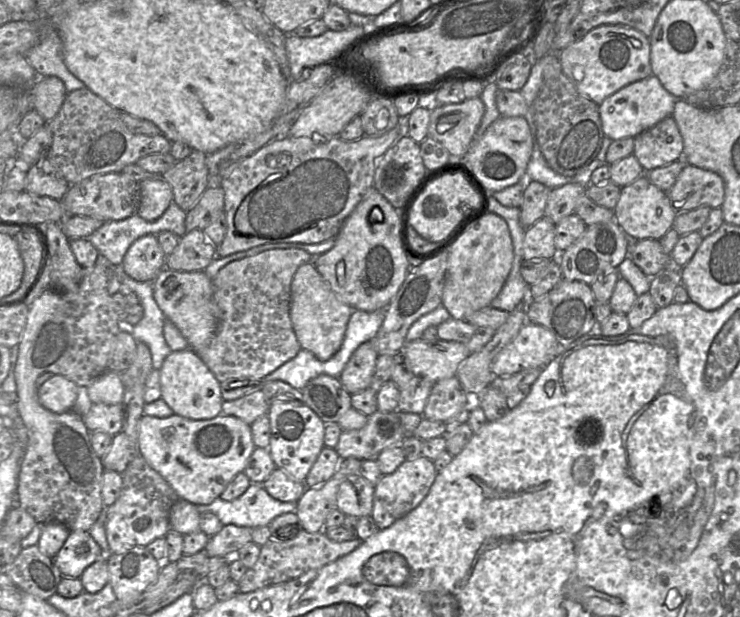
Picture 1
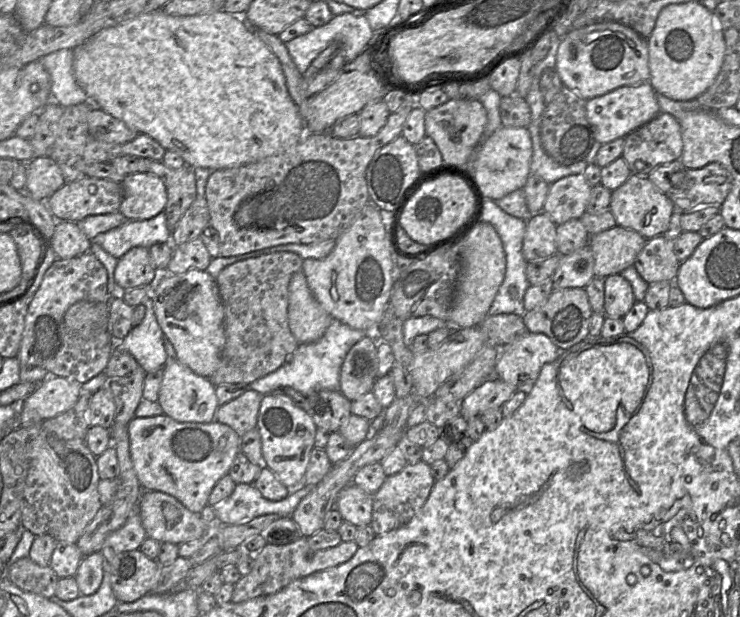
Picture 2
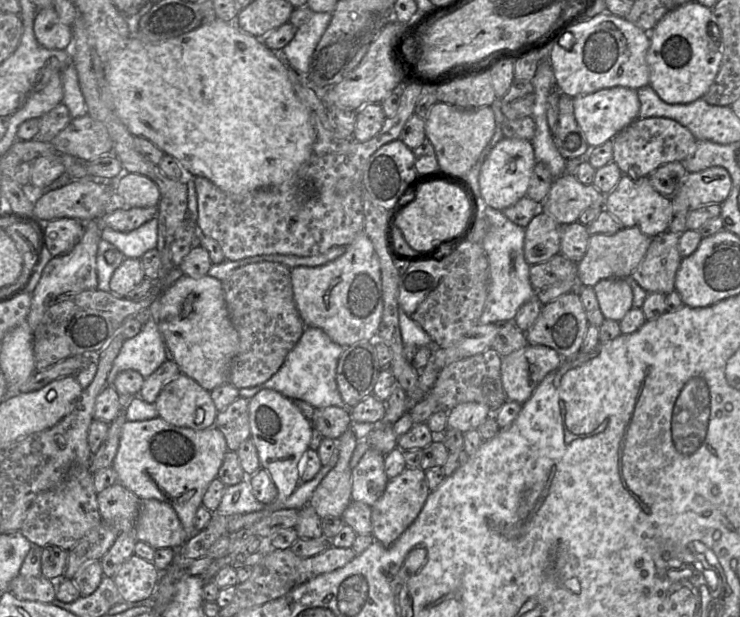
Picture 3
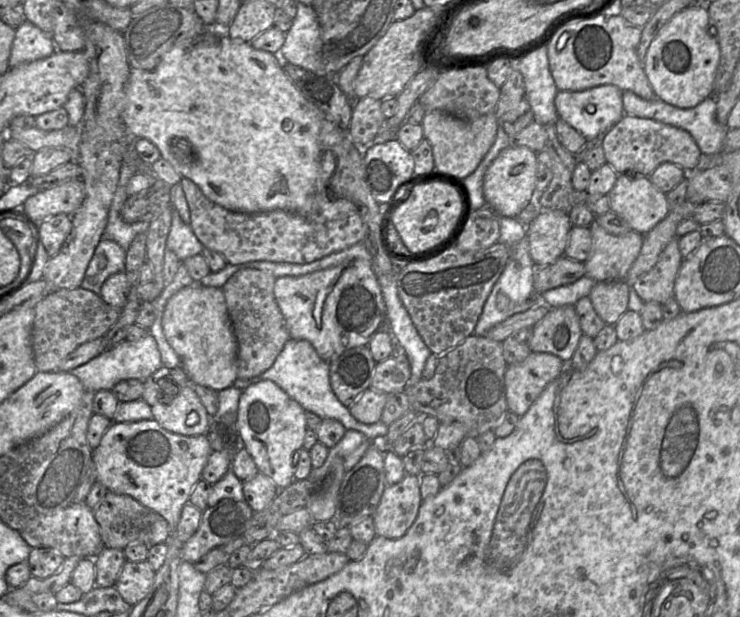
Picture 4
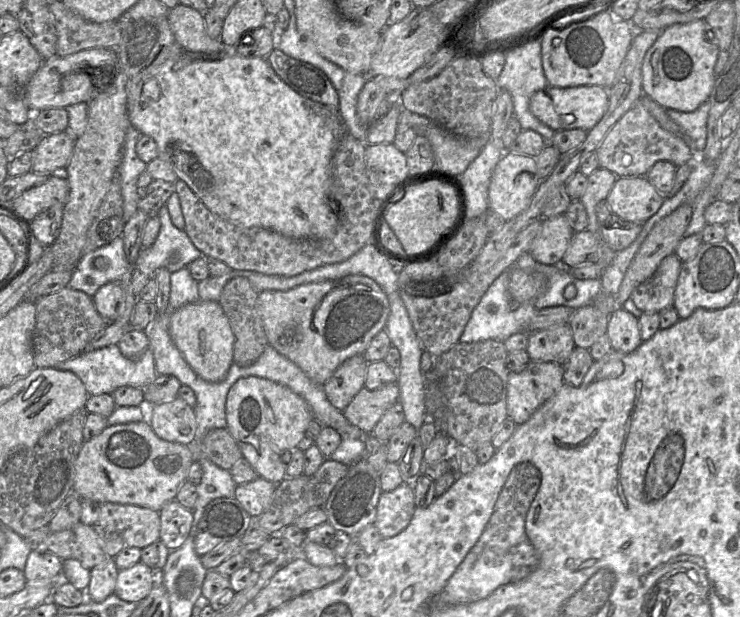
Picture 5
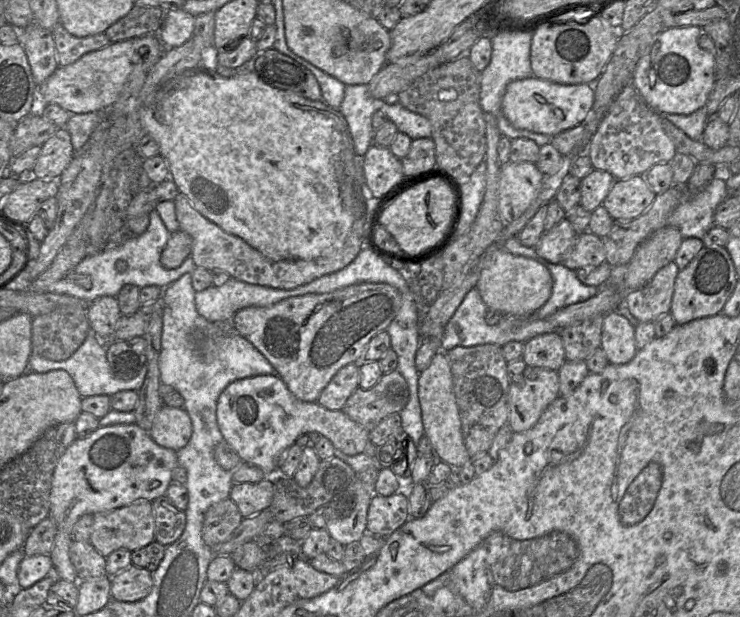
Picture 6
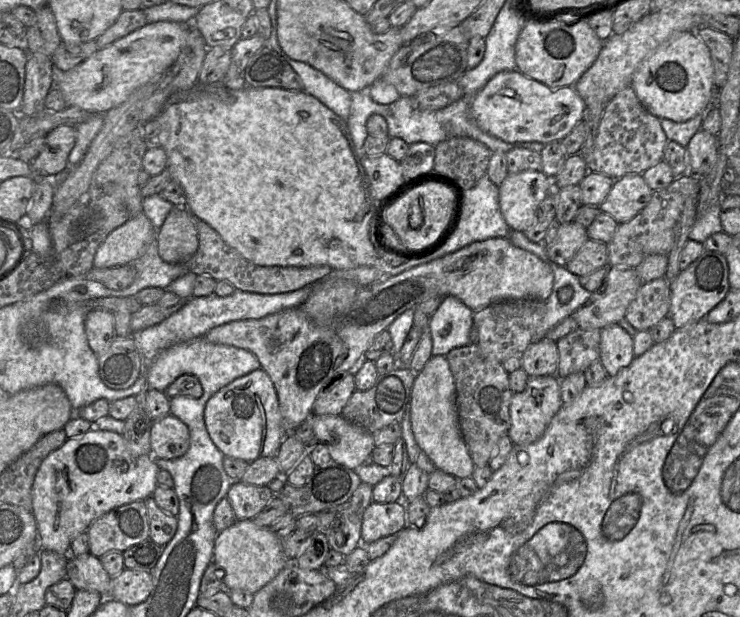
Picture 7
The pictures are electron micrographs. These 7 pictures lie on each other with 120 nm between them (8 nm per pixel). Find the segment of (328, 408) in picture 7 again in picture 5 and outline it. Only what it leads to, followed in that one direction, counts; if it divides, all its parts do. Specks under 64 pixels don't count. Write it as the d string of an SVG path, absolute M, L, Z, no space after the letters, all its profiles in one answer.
M363 354L350 357L324 383L329 402L339 411L343 412L364 387L368 364Z

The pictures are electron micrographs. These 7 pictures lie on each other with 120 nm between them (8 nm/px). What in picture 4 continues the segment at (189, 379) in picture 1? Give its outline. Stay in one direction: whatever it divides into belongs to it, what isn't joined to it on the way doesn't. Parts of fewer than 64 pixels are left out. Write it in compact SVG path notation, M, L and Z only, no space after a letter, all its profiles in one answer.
M190 385L179 390L169 404L156 403L151 407L153 419L165 430L182 436L207 433L212 417Z

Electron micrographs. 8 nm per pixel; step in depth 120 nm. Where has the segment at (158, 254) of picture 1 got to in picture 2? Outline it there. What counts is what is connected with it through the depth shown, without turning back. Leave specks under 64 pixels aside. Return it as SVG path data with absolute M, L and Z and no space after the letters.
M140 246L131 248L119 258L114 272L115 282L123 290L141 286L153 287L158 277L149 249Z

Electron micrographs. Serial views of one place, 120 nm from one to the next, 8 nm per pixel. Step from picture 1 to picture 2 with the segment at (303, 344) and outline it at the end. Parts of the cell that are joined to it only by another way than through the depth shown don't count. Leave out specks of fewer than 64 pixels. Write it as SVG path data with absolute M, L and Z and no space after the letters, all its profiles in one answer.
M302 270L293 274L289 283L288 320L298 344L309 344L319 340L332 319L314 298Z

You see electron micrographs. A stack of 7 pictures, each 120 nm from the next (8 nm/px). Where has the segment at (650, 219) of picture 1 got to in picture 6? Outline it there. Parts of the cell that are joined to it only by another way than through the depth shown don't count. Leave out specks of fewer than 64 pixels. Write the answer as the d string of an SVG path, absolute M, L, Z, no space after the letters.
M633 176L616 180L602 205L613 220L630 221L643 214L655 197L645 176Z

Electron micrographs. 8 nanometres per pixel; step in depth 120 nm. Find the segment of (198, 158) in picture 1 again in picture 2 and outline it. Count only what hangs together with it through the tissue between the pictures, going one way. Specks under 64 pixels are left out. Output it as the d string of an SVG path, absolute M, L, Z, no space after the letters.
M151 160L147 172L155 174L165 184L167 203L164 212L167 227L172 234L197 196L194 168L185 164L179 169L172 169L162 161Z

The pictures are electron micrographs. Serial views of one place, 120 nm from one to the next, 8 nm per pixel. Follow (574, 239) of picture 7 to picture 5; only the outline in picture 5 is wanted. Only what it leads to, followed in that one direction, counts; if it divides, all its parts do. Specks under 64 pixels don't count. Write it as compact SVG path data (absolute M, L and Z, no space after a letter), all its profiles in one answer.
M564 214L542 218L529 252L539 263L560 264L573 233Z

